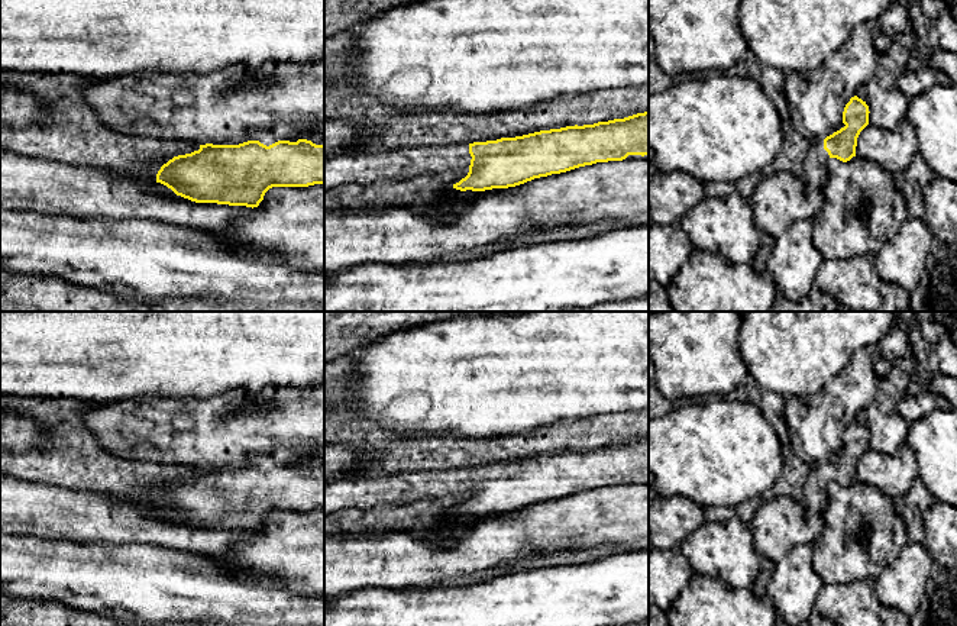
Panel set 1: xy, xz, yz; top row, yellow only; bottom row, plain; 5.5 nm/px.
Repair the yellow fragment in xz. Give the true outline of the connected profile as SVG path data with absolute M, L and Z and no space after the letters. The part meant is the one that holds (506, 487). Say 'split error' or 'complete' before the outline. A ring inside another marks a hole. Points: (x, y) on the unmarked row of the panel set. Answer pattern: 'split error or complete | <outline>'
split error | M649 436L594 449L575 449L486 467L400 472L375 480L339 478L324 483L324 516L345 509L374 509L466 493L469 494L468 500L453 509L453 513L485 516L515 512L534 503L596 487L623 485L628 480L649 480Z

